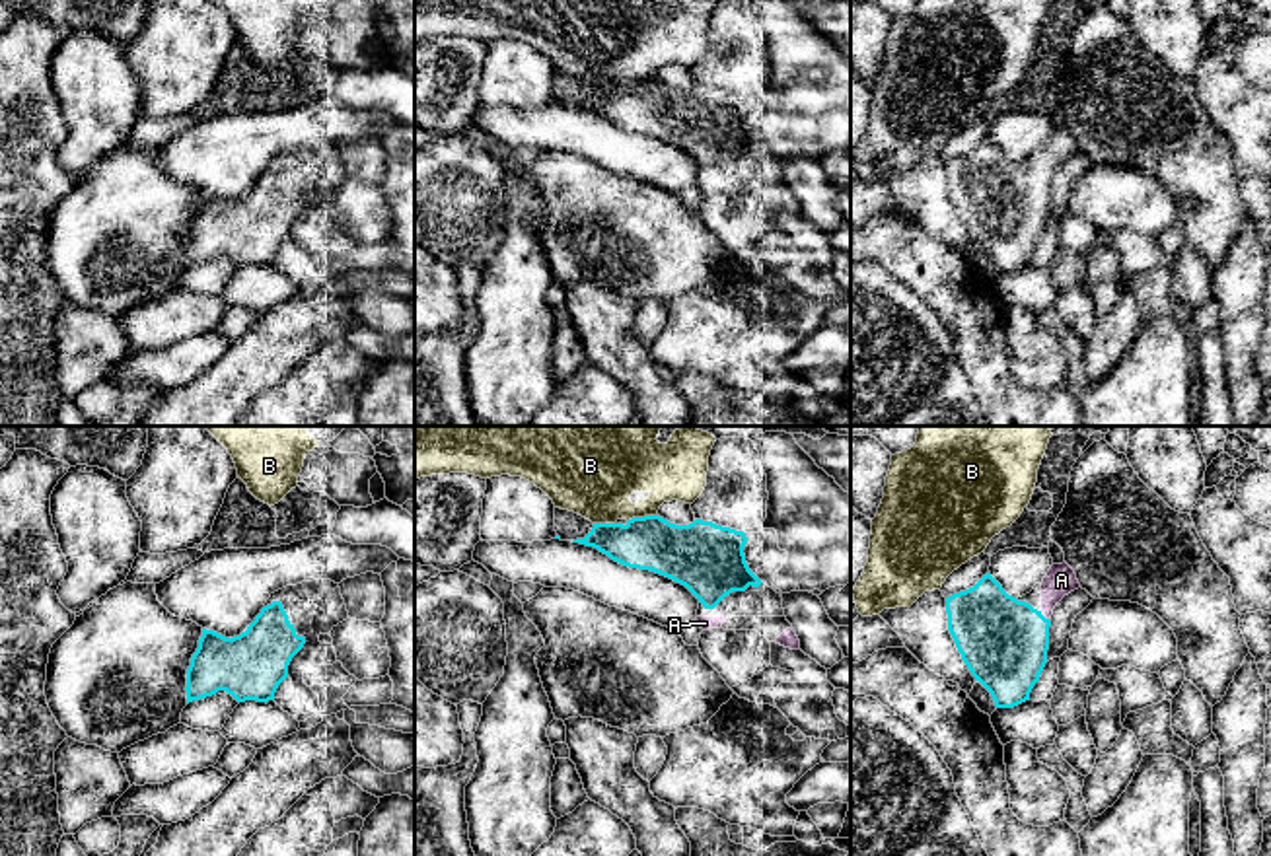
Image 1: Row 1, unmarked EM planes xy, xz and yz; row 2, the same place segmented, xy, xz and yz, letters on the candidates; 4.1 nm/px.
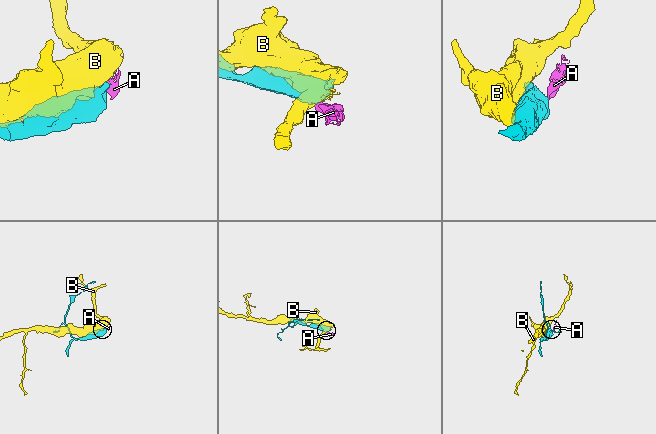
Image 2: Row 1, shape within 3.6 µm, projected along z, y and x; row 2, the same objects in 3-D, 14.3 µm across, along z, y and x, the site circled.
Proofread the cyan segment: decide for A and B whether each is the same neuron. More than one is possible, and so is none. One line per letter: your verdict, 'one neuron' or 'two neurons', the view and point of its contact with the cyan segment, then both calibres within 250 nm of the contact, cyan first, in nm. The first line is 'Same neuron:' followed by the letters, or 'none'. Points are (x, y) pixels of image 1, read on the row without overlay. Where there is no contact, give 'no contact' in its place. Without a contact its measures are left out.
Same neuron: A
A: one neuron | yz (1044, 181) | 360/120 nm
B: two neurons | xz (641, 82) | 240/320 nm

